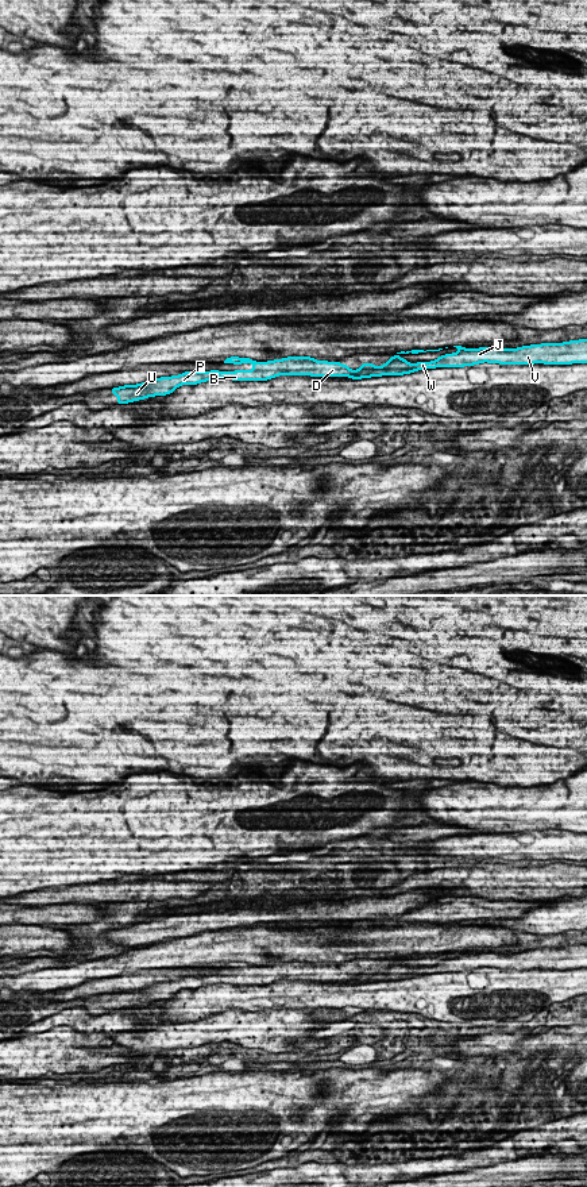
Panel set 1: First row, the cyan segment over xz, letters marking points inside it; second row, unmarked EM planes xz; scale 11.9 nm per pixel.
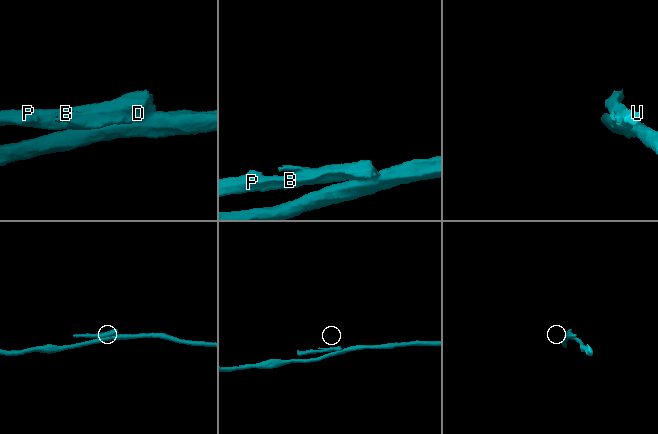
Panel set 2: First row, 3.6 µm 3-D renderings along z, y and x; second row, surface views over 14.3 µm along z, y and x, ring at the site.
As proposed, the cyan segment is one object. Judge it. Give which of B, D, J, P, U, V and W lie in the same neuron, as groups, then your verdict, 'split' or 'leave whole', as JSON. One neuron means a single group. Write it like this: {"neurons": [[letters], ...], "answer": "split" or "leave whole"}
{"neurons": [["B", "D", "P", "U"], ["J", "V", "W"]], "answer": "split"}

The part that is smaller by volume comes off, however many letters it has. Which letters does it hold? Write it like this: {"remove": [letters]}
{"remove": ["B", "D", "P", "U"]}

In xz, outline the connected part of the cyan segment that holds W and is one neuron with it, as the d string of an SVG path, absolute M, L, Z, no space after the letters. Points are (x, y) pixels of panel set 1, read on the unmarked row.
M587 944L571 945L564 948L542 948L524 951L518 953L464 953L460 949L453 951L459 956L453 959L441 960L432 967L409 968L399 963L399 959L418 959L426 957L424 955L401 956L390 963L389 967L376 972L372 968L363 968L360 974L355 975L348 983L360 984L381 980L402 980L417 975L435 972L463 972L483 967L501 970L571 970L587 968Z

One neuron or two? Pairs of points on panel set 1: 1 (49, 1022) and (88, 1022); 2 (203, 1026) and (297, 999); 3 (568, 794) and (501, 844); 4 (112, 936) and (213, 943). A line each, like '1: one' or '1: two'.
1: one
2: two
3: two
4: two

